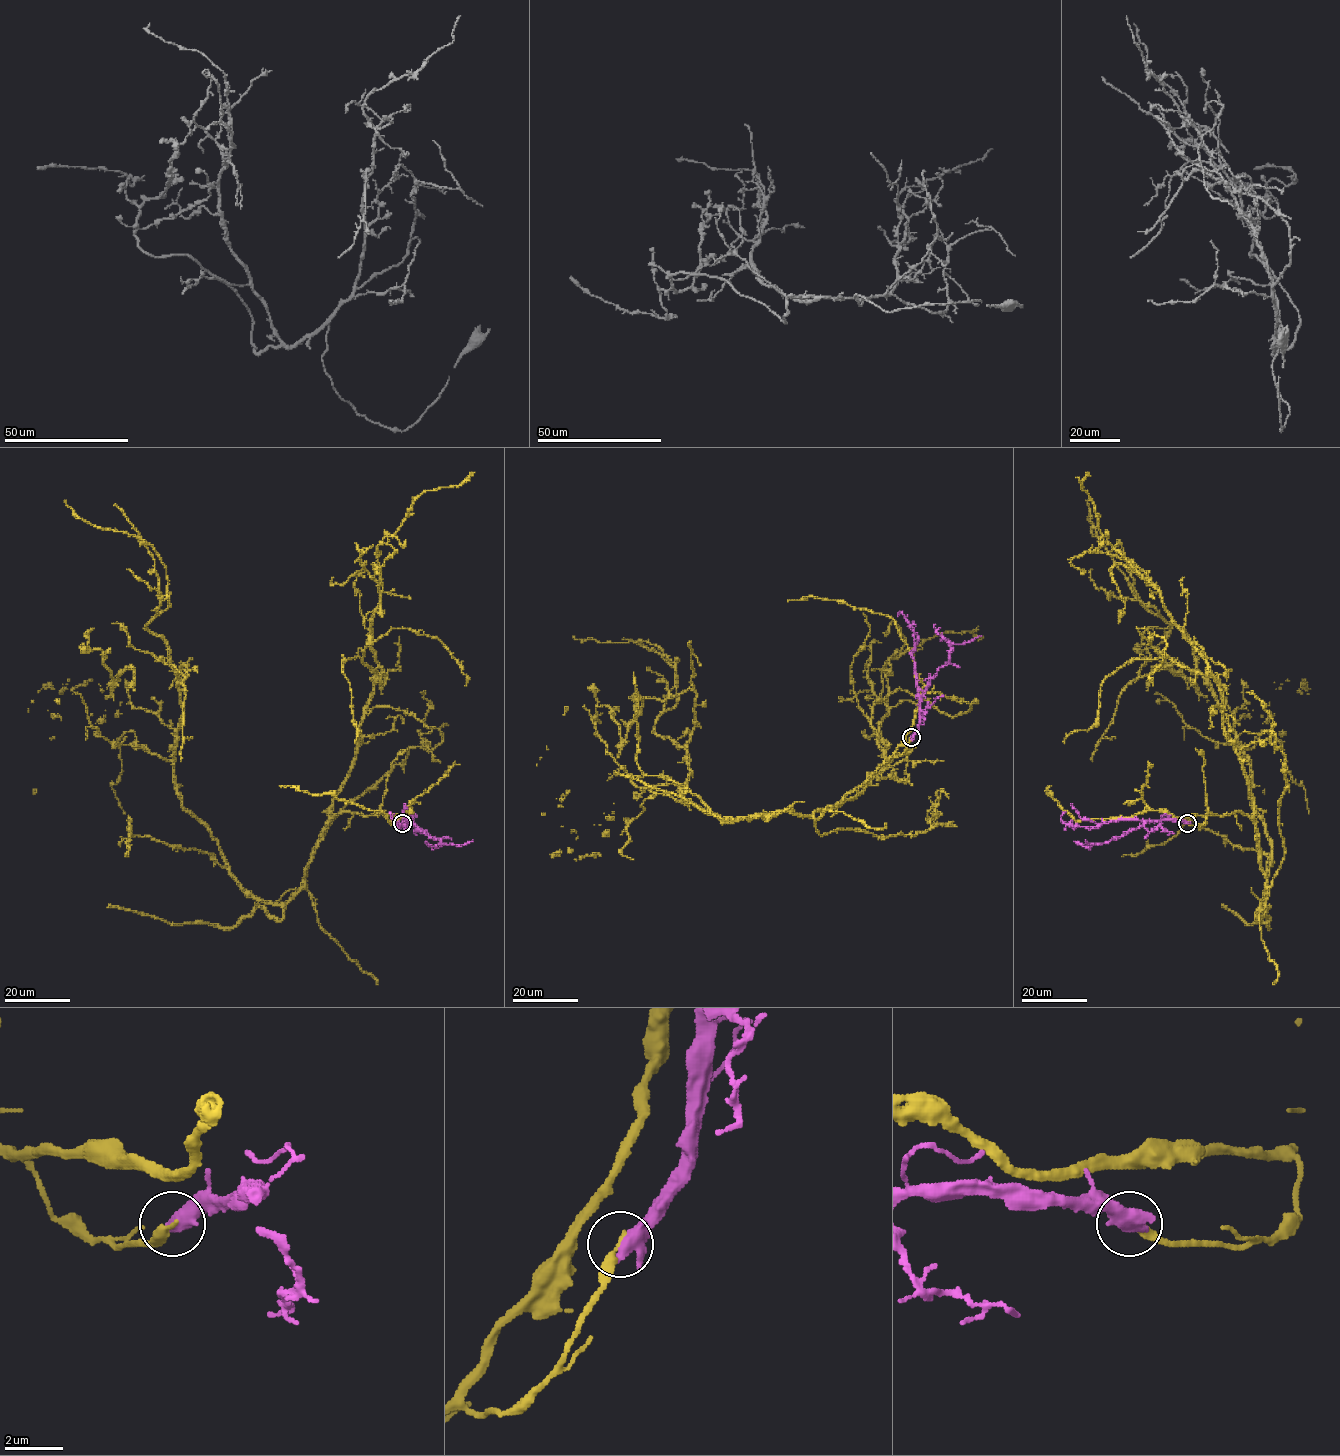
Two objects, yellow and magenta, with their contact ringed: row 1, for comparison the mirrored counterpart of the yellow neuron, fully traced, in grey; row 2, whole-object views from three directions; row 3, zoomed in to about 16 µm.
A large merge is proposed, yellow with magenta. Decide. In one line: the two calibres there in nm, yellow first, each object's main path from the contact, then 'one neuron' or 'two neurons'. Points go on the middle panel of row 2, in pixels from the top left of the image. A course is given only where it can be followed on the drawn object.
calibres 280 and 460 nm; course yellow (911, 737), (811, 816), (725, 822), (683, 800), (687, 752), (654, 731), (675, 669), (632, 641), (574, 635); course magenta (911, 737), (918, 728), (919, 710), (915, 662), (911, 652), (914, 636), (904, 614), (900, 612), (898, 617); two neurons

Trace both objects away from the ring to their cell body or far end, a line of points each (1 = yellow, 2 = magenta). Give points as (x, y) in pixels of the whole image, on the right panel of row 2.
1: (1187, 823), (1253, 821), (1261, 903), (1271, 840), (1250, 759), (1186, 633), (1136, 597), (1085, 500)
2: (1187, 823), (1112, 820), (1086, 829), (1064, 822), (1061, 815), (1066, 812)

